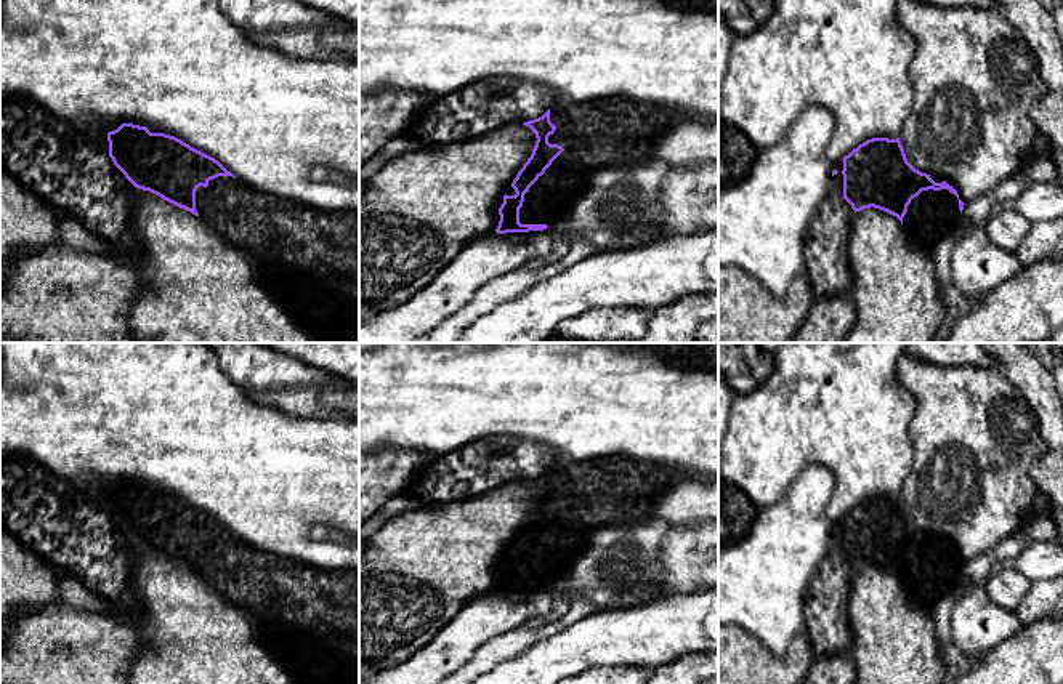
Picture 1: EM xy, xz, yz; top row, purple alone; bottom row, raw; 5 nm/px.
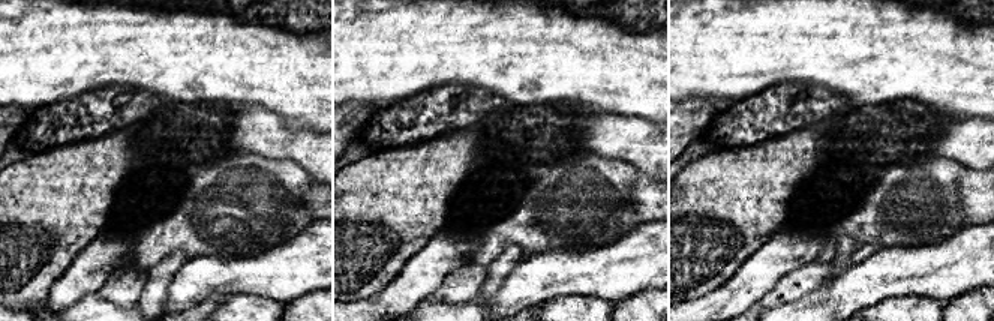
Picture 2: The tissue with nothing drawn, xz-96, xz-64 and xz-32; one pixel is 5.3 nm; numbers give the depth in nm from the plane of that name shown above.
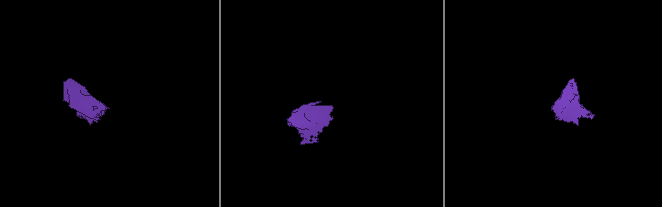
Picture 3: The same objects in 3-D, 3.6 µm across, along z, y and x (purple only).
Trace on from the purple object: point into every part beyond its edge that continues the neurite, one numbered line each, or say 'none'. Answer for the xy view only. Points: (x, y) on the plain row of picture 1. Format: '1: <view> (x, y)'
1: xy (101, 497)
2: xy (311, 615)

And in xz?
1: xz (618, 490)

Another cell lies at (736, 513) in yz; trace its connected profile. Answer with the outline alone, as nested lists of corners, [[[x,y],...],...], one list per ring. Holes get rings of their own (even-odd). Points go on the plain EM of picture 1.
[[[718,479],[718,549],[746,537],[758,508],[731,482]]]

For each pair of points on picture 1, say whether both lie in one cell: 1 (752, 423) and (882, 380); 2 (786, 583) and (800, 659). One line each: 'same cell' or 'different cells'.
1: same cell
2: different cells

